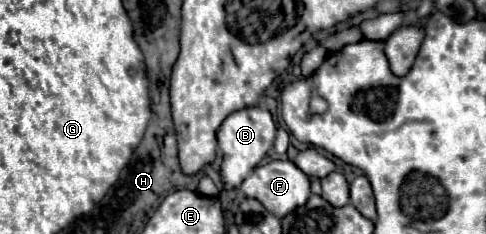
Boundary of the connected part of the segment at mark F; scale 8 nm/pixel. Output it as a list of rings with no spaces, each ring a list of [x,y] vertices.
[[[271,160],[263,166],[255,166],[239,188],[247,198],[263,202],[263,206],[267,206],[267,210],[271,210],[271,214],[275,214],[277,218],[291,214],[295,208],[303,206],[311,196],[307,174],[303,174],[291,160]]]

